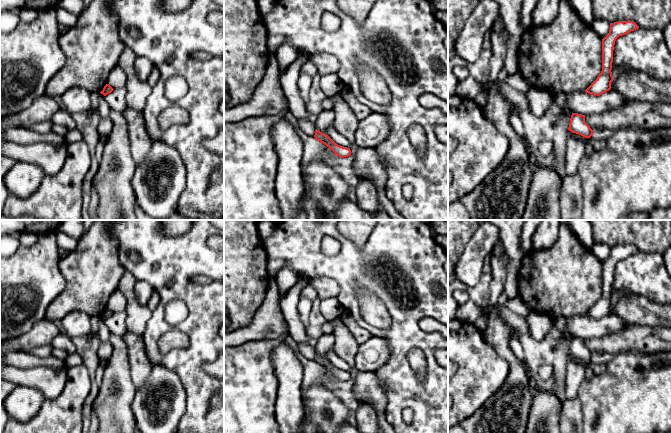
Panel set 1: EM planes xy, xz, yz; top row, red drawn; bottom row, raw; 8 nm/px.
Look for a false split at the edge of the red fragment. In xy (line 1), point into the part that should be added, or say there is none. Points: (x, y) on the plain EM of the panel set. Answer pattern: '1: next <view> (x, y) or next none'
1: next none

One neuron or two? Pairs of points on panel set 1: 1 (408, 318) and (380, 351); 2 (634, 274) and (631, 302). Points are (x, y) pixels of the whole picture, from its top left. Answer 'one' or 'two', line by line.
1: two
2: two

